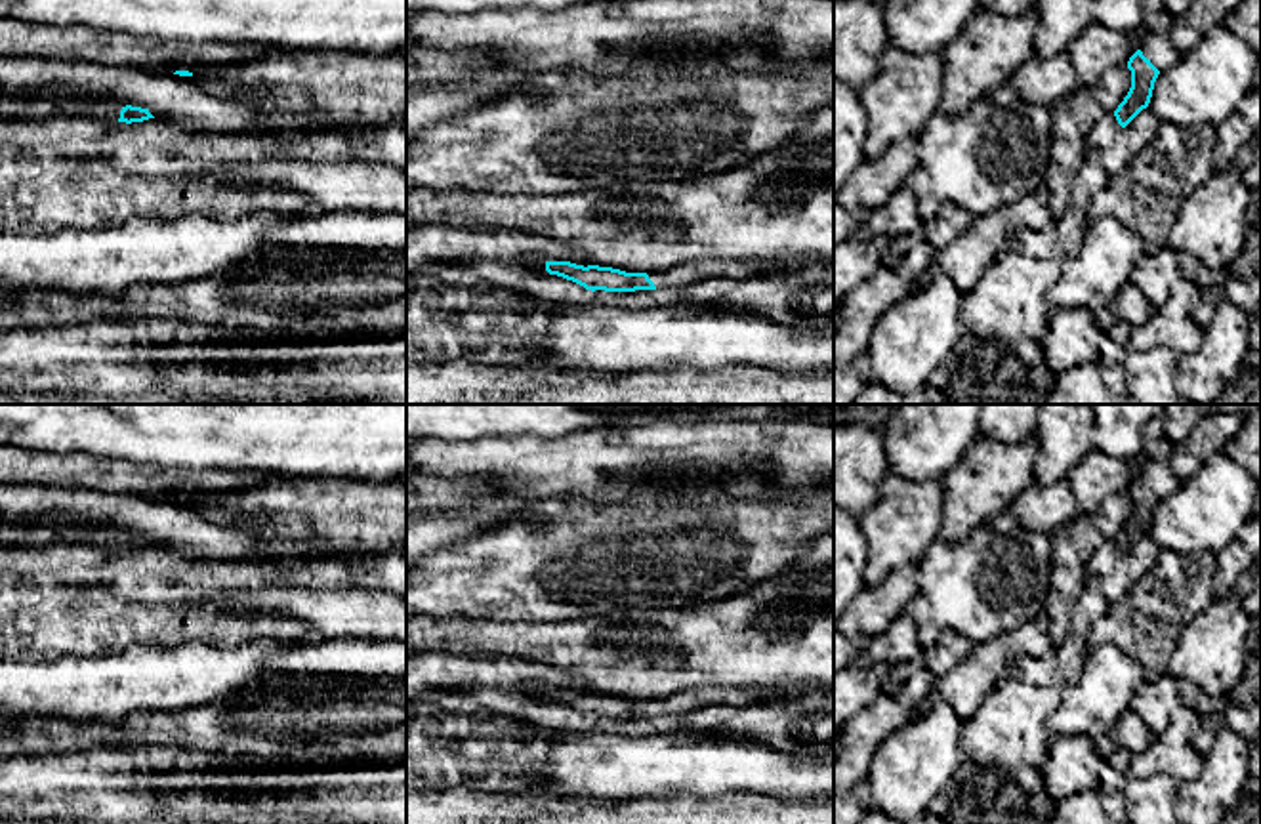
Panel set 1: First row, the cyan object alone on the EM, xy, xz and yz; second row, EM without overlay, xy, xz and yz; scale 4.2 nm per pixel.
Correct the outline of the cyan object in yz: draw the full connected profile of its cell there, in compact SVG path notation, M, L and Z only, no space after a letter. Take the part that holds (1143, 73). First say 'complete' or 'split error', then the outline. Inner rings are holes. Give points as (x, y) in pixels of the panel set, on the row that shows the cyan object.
split error | M1147 0L1143 6L1143 27L1137 32L1141 48L1129 57L1131 88L1114 111L1126 128L1143 109L1148 107L1158 74L1181 59L1171 40L1173 15L1166 0Z

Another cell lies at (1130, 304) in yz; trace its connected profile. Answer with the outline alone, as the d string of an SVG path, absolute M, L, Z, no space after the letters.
M1131 282L1124 284L1110 303L1112 313L1131 326L1141 326L1156 311L1145 294Z

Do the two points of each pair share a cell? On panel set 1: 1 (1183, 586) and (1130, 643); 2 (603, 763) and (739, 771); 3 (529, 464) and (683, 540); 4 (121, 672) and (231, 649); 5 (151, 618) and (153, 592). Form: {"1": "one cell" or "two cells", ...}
{"1": "one cell", "2": "one cell", "3": "two cells", "4": "one cell", "5": "two cells"}

